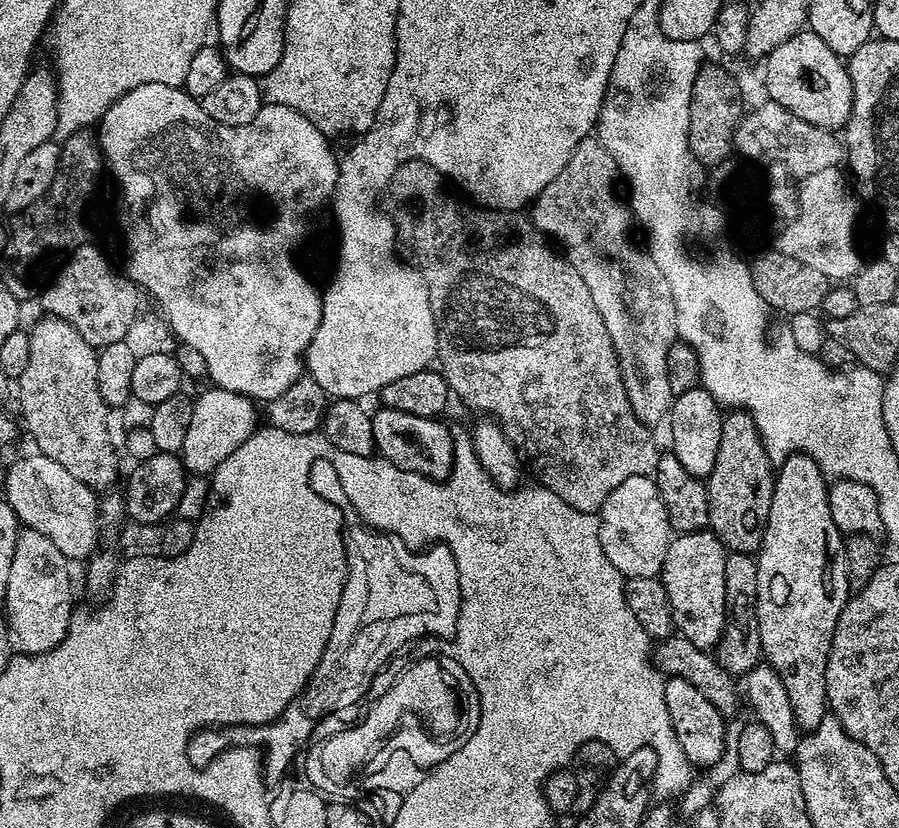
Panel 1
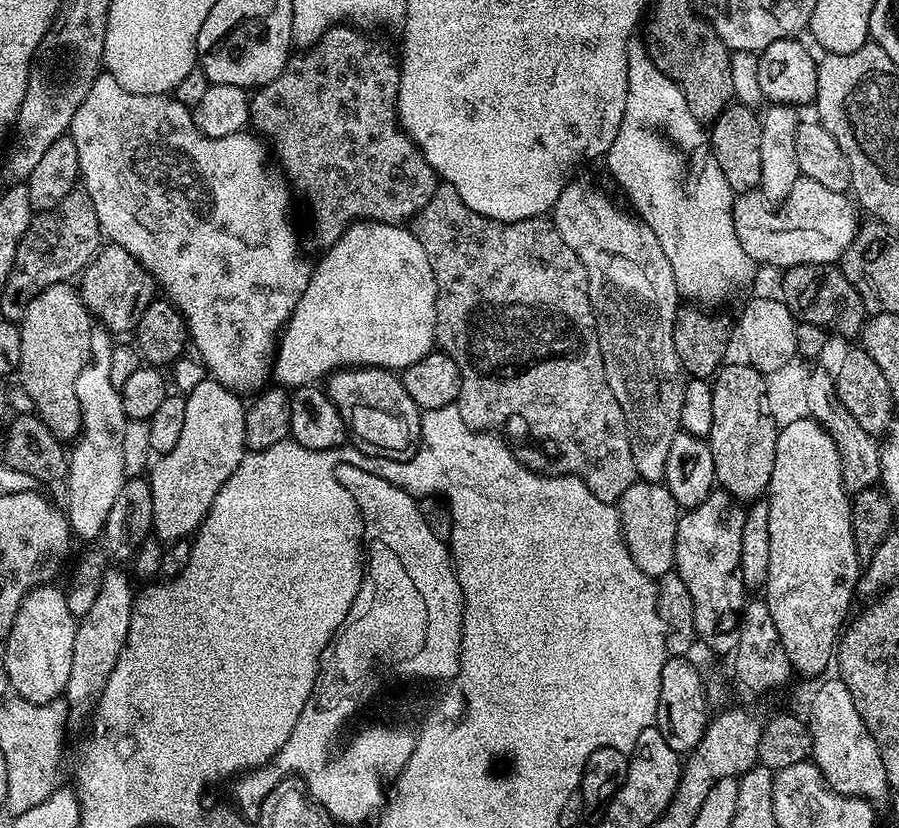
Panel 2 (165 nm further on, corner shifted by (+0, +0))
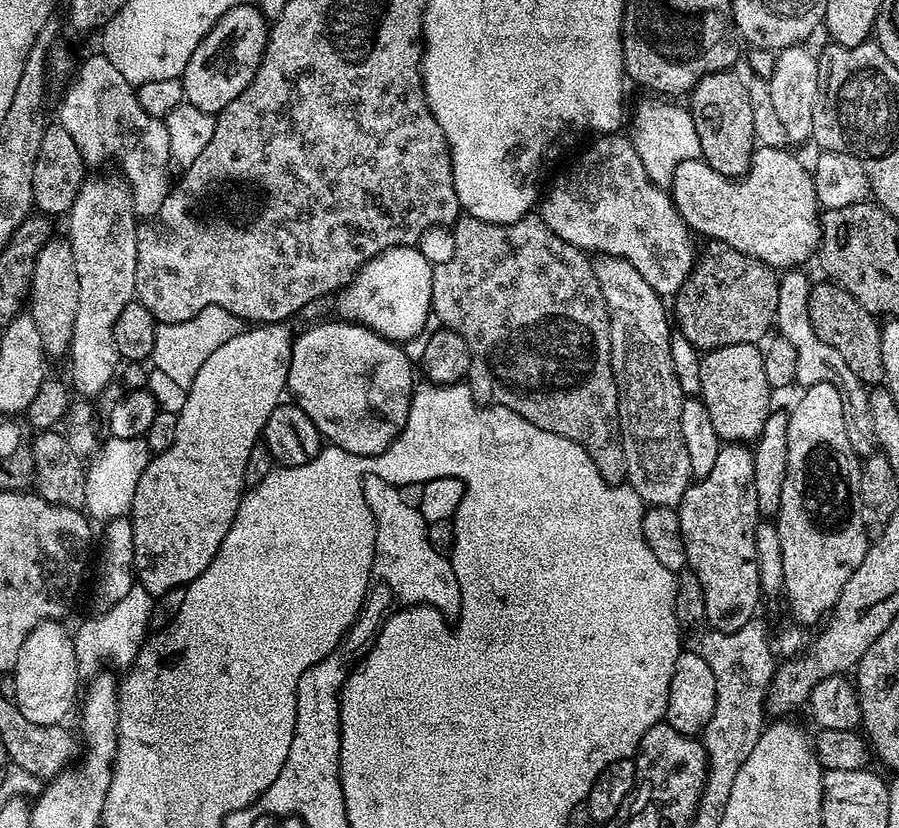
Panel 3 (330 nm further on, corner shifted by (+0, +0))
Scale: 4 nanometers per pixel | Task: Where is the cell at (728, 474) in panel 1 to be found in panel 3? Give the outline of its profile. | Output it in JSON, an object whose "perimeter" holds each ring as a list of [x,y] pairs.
{"perimeter":[[[757,345],[722,346],[701,355],[700,396],[706,410],[710,410],[710,422],[714,422],[721,441],[744,444],[760,437],[768,413],[773,411],[772,391],[766,378],[764,353]]]}

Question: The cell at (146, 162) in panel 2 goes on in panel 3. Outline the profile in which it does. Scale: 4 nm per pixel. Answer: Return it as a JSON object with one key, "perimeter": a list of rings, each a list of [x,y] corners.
{"perimeter":[[[102,54],[86,57],[81,64],[78,64],[71,80],[72,85],[65,90],[64,97],[60,100],[58,122],[64,127],[66,134],[74,138],[74,146],[78,146],[85,165],[104,164],[107,160],[113,160],[120,167],[119,175],[123,177],[131,191],[132,206],[137,217],[154,215],[160,207],[165,207],[172,188],[171,179],[168,180],[166,172],[169,163],[169,132],[163,120],[146,114],[146,110],[138,106],[132,83],[122,78],[122,74],[114,70],[114,62],[110,62]]]}

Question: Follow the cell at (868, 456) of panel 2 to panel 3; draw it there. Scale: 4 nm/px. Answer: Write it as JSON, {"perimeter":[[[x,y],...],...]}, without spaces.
{"perimeter":[[[788,270],[780,276],[778,286],[778,310],[776,311],[775,331],[785,336],[794,346],[797,355],[797,376],[795,383],[801,389],[814,386],[818,382],[830,382],[842,394],[842,406],[846,418],[846,438],[850,438],[850,446],[856,455],[867,458],[877,451],[874,427],[868,409],[869,389],[856,377],[854,370],[846,366],[846,361],[834,350],[834,346],[826,346],[818,334],[814,334],[814,326],[810,322],[810,294],[813,281],[808,280],[804,270]]]}

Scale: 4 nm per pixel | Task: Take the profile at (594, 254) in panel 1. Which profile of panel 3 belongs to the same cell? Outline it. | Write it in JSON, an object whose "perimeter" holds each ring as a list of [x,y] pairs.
{"perimeter":[[[600,256],[592,260],[592,269],[594,278],[598,278],[598,286],[602,286],[602,298],[606,298],[610,318],[610,366],[616,389],[620,391],[618,414],[622,450],[626,454],[627,483],[643,498],[645,505],[676,508],[686,494],[693,474],[690,458],[686,455],[686,442],[682,442],[680,419],[686,397],[678,386],[670,358],[674,328],[670,323],[669,309],[668,312],[664,309],[665,301],[647,284],[646,278],[642,278],[642,274],[630,266],[630,262],[617,256]]]}

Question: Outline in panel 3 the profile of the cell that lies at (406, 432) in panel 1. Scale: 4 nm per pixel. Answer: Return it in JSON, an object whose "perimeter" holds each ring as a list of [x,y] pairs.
{"perimeter":[[[324,320],[310,327],[307,327],[301,335],[300,333],[293,339],[290,366],[287,370],[287,391],[293,398],[293,401],[299,405],[300,409],[306,413],[315,424],[315,428],[321,434],[321,437],[328,441],[333,447],[346,450],[349,456],[365,457],[376,456],[388,449],[393,441],[396,440],[397,434],[403,430],[406,418],[409,414],[409,406],[412,404],[412,394],[415,391],[414,385],[414,366],[411,360],[406,356],[404,349],[395,341],[387,340],[384,336],[378,335],[376,332],[369,330],[364,325],[351,321]]]}

